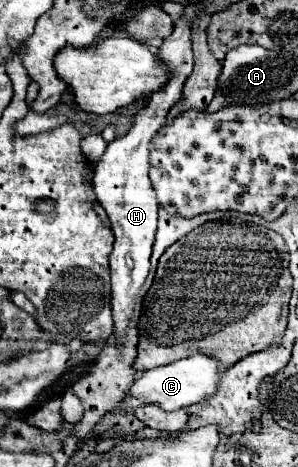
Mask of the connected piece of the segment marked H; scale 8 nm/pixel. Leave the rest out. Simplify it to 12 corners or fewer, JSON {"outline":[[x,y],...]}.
{"outline":[[181,16],[157,50],[169,86],[107,144],[93,190],[115,232],[111,306],[125,336],[147,278],[159,204],[149,142],[193,70]]}

